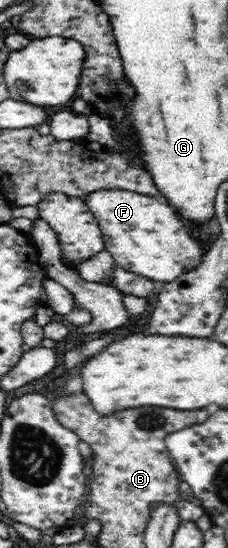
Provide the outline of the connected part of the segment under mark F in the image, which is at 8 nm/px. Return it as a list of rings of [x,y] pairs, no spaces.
[[[107,188],[91,192],[85,203],[101,229],[104,250],[111,253],[119,267],[161,284],[203,263],[205,244],[193,236],[187,220],[167,202],[122,188]]]

